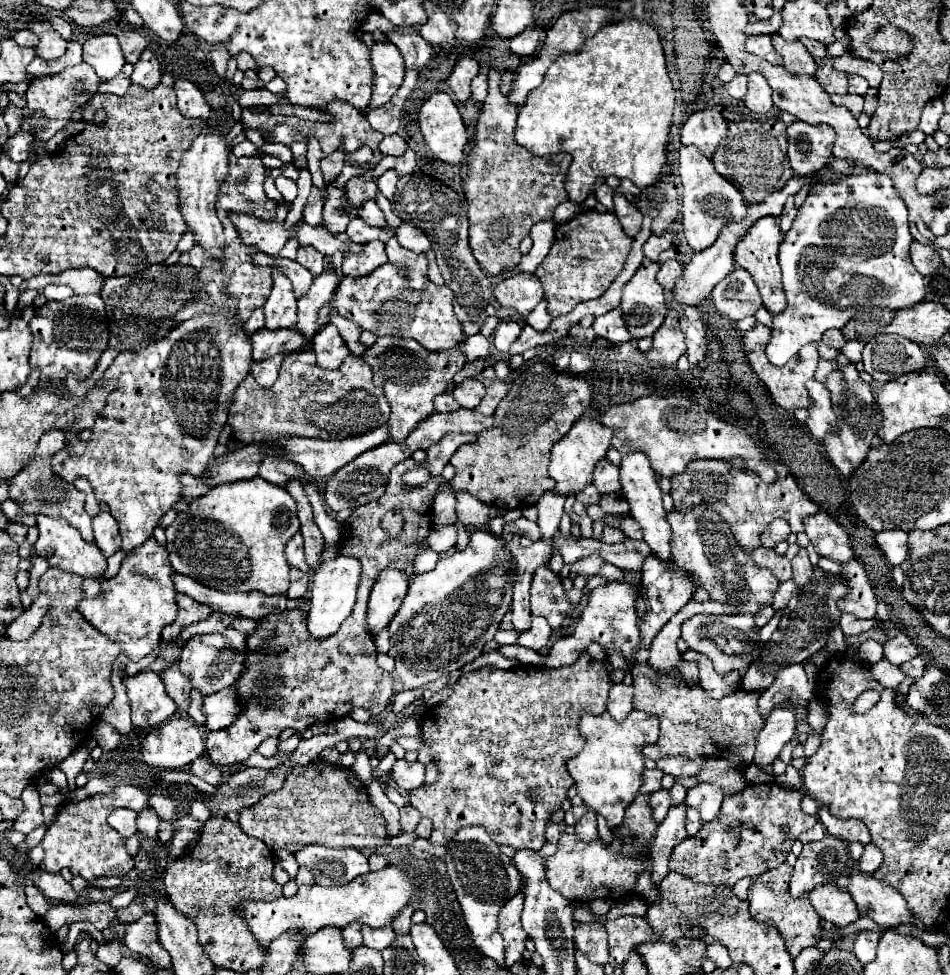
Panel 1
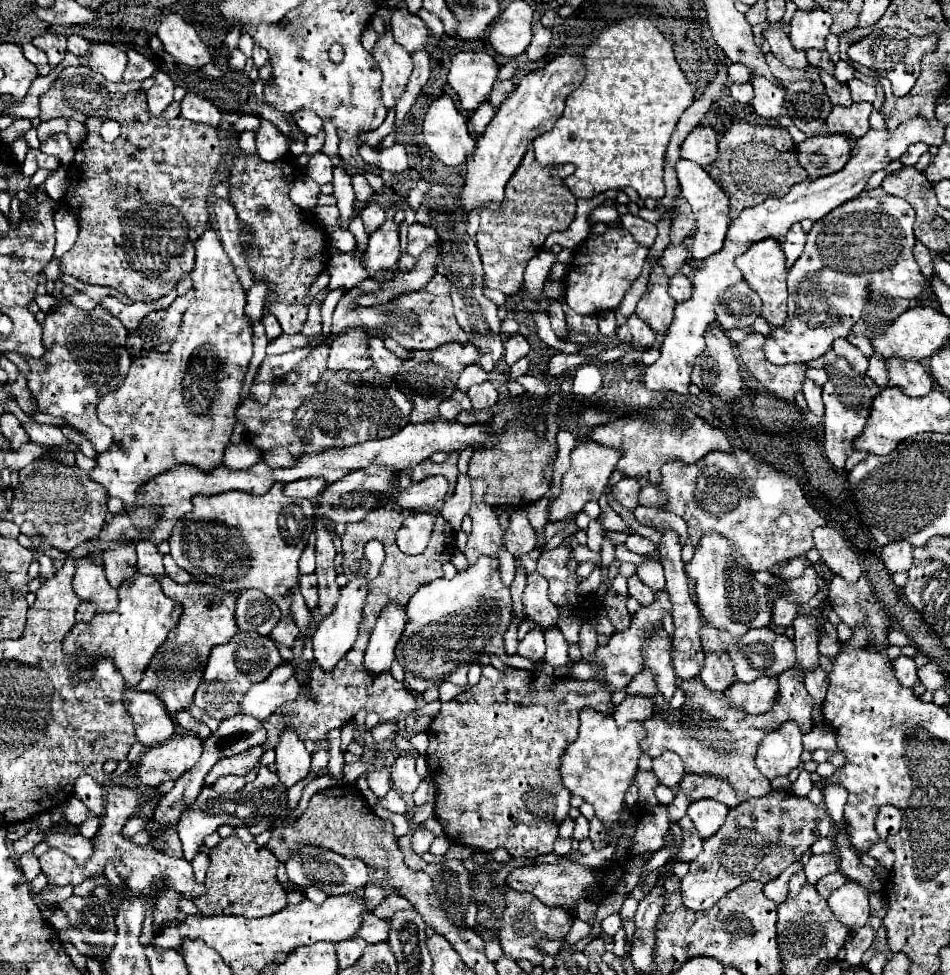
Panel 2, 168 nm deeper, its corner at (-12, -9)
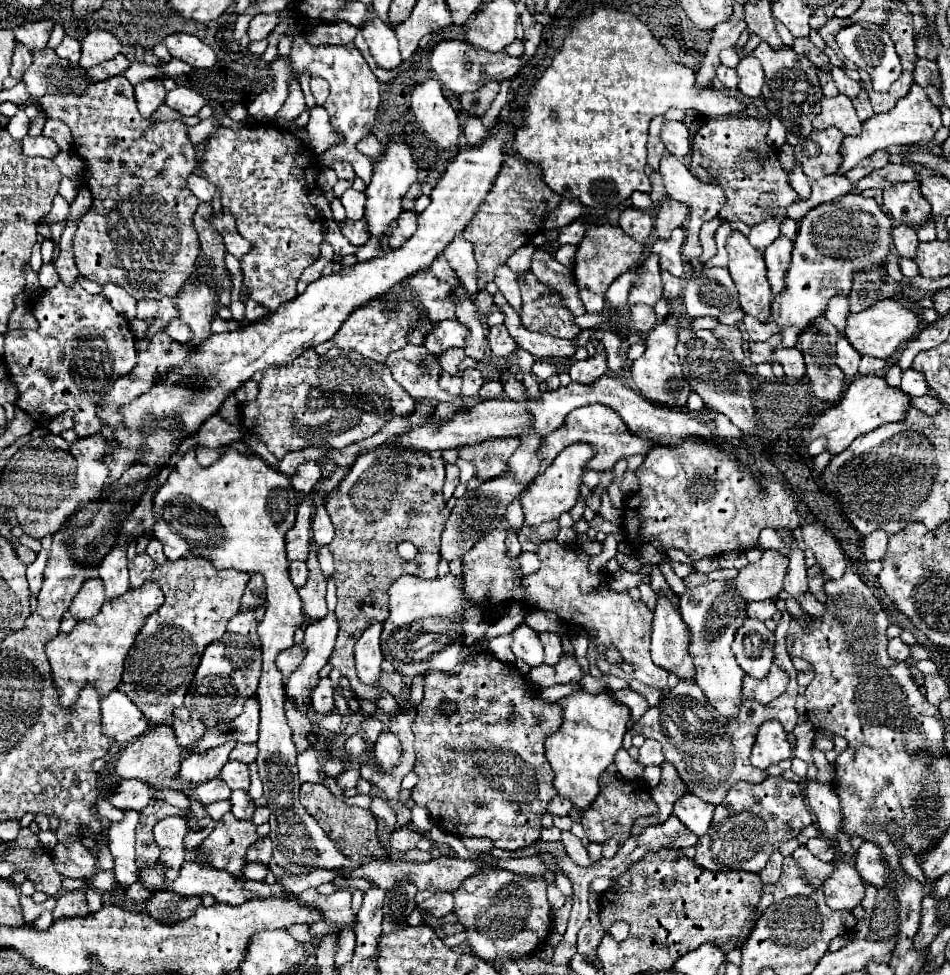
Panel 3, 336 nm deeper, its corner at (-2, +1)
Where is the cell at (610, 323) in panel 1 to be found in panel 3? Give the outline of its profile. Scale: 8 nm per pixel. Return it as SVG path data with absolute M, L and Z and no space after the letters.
M636 304L636 306L630 308L630 322L632 322L634 330L648 334L658 324L658 318L656 318L656 312L654 312L652 306Z

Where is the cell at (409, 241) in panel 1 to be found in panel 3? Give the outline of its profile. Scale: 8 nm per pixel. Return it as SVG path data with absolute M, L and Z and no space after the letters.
M402 212L396 220L396 228L388 234L388 246L400 248L416 230L416 216L412 212Z

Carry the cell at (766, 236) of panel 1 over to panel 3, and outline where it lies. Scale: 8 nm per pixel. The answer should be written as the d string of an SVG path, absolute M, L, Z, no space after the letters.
M738 230L730 234L728 242L726 242L726 250L728 250L728 272L736 284L738 290L738 302L740 308L744 310L744 314L758 318L760 322L768 320L770 314L770 304L772 304L772 294L770 294L770 284L766 278L766 264L762 258L762 252L756 250L746 236L742 236Z

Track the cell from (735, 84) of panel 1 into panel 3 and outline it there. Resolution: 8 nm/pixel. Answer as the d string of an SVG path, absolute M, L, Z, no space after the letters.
M720 64L720 66L716 68L716 78L718 78L718 82L720 82L724 88L734 90L734 88L738 86L738 74L736 74L734 68L726 68L726 66Z

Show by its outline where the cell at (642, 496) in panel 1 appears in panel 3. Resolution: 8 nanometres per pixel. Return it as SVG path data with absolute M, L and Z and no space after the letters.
M658 594L654 610L652 660L660 668L676 674L678 680L694 682L694 664L688 654L688 630L680 612L662 594Z

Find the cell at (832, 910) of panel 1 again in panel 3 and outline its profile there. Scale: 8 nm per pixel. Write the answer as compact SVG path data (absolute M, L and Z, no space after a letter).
M836 862L834 872L824 880L822 890L828 906L834 910L852 910L866 894L864 882L850 862Z

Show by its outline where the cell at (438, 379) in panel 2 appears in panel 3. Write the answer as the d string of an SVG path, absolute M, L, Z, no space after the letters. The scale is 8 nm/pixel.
M444 320L426 336L424 348L428 348L432 354L442 354L442 350L448 350L452 346L464 348L466 336L468 328L462 326L458 320Z

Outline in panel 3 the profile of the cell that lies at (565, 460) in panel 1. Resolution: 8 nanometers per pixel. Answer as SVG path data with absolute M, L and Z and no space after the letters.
M582 442L570 444L568 448L564 448L554 458L550 468L546 468L542 476L534 478L534 482L520 496L520 506L522 506L522 512L524 512L524 524L526 526L540 526L542 522L556 520L562 512L568 512L576 504L578 494L580 494L578 486L580 486L580 480L582 480L582 474L584 474L584 466L592 456L594 456L592 446L582 444Z

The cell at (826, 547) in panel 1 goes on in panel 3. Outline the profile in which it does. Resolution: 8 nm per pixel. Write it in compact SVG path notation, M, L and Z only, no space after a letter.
M810 523L801 526L803 541L808 548L812 548L816 562L820 566L820 572L824 578L834 580L842 578L844 568L846 568L846 558L842 548L836 544L832 534L822 528L818 523Z

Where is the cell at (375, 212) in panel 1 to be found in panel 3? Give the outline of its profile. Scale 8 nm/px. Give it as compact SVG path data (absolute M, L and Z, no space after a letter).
M348 188L342 198L340 198L344 210L346 210L346 216L352 218L352 220L358 220L364 216L364 208L366 208L366 196L364 192L358 192L354 188Z

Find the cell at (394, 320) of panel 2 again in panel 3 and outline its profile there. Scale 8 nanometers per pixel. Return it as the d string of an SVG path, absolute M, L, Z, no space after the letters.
M432 272L414 274L404 282L404 288L408 288L418 302L422 302L424 314L434 320L454 320L454 302L450 300L450 284L438 280Z

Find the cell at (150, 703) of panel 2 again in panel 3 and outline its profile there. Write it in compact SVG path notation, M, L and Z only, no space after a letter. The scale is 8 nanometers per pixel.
M112 690L100 704L102 710L102 734L112 738L116 744L126 744L132 738L142 736L150 724L142 718L142 712L120 692Z

